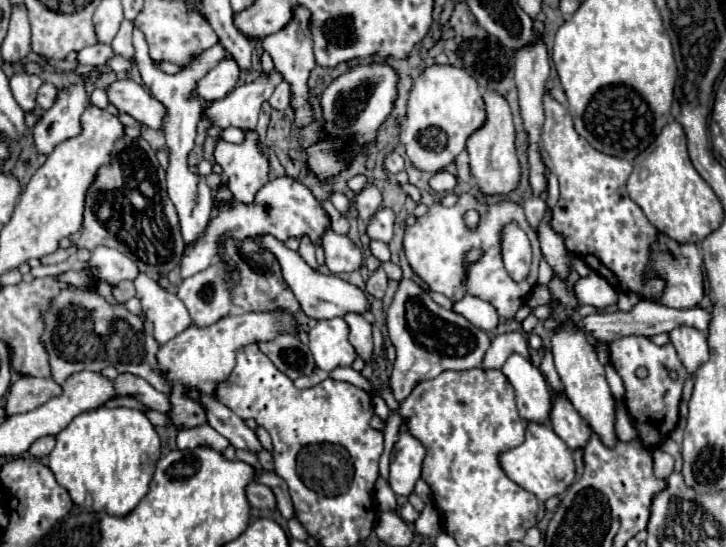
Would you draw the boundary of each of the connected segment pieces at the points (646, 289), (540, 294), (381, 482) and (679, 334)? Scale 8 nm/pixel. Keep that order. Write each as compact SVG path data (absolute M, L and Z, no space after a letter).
M548 80L542 98L546 114L542 146L560 182L560 198L554 206L552 226L566 236L566 246L596 274L606 278L616 290L638 292L648 300L656 300L664 290L664 282L656 278L644 282L642 276L648 266L648 248L656 236L656 228L626 192L626 180L632 172L632 162L594 150L590 142L574 130L566 106L550 96L552 86L554 82Z
M540 284L534 287L532 292L527 298L526 304L532 308L535 308L540 305L547 304L551 297L550 291L548 288L542 288Z
M378 476L374 488L376 488L376 502L378 502L378 508L380 508L382 512L394 510L394 508L396 508L394 492L392 492L392 488L388 486L388 482L386 482L382 476Z
M678 326L670 332L670 342L674 344L678 358L686 366L690 374L696 372L696 368L708 360L708 344L706 344L706 332L696 330L694 326Z

